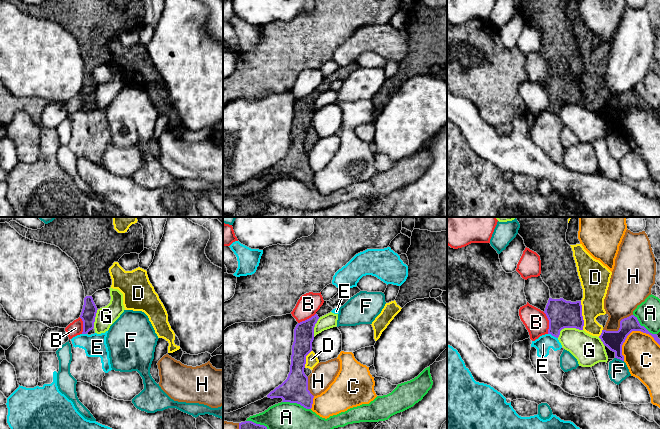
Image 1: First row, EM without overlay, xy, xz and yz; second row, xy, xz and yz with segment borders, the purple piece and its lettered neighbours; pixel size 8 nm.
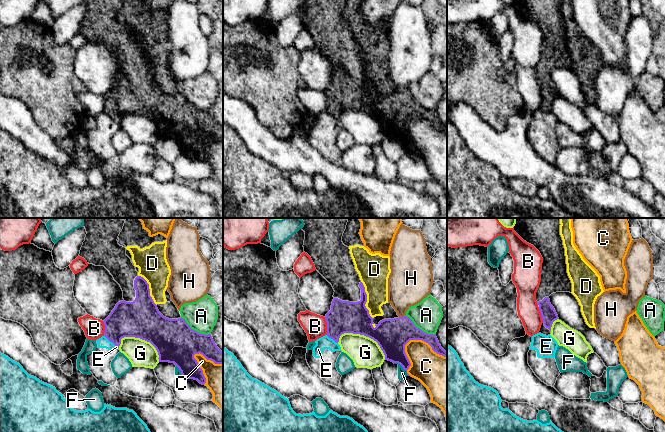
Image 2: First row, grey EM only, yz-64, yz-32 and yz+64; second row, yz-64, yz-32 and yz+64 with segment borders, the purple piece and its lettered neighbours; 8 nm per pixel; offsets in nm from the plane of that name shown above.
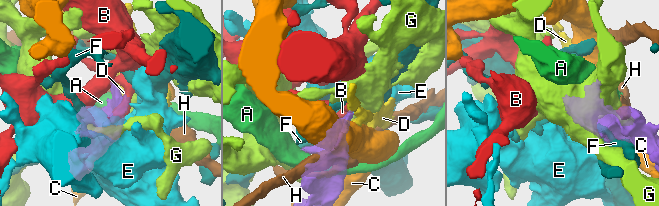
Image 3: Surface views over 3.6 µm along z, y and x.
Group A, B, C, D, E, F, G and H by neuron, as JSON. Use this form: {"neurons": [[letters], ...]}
{"neurons": [["A"], ["B"], ["C"], ["D"], ["E"], ["F"], ["G"], ["H"]]}

